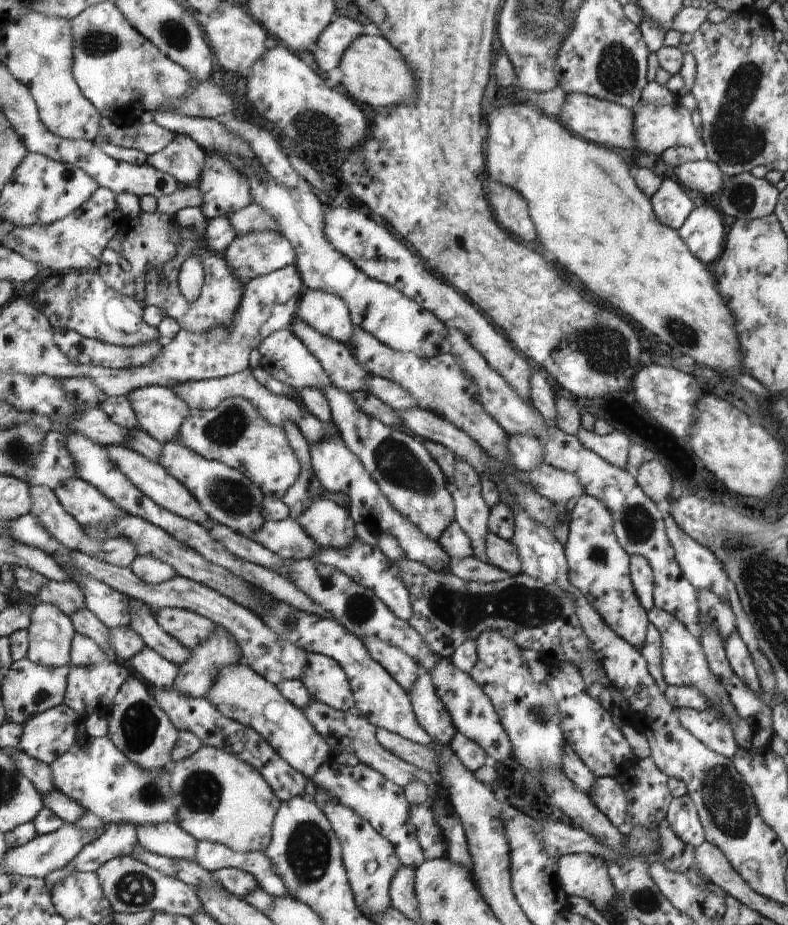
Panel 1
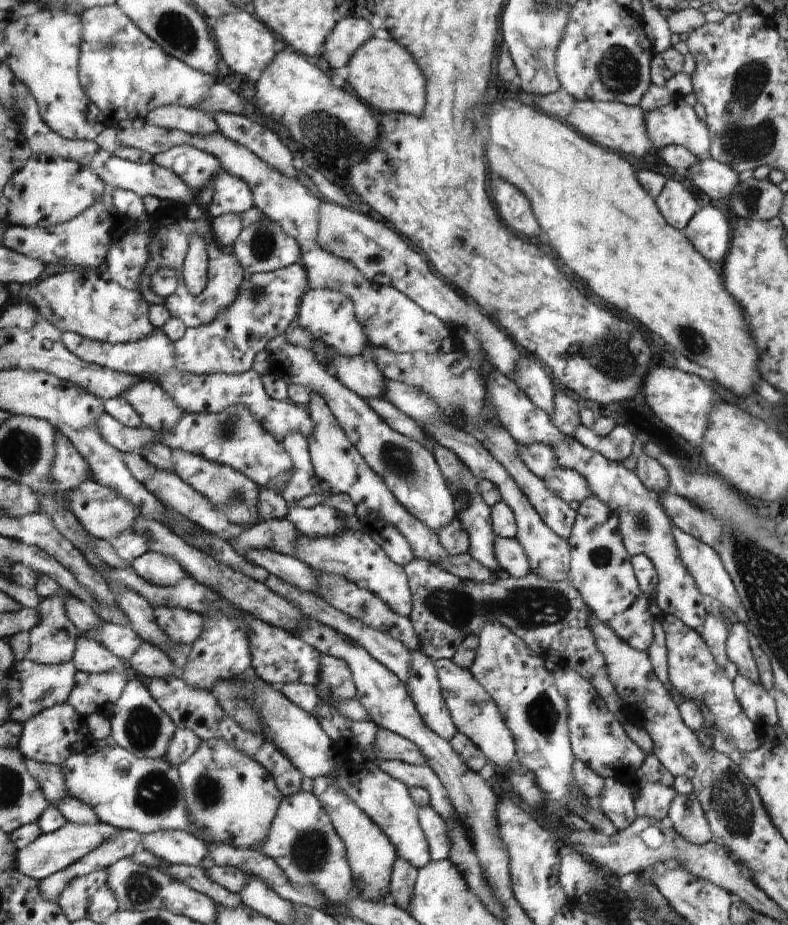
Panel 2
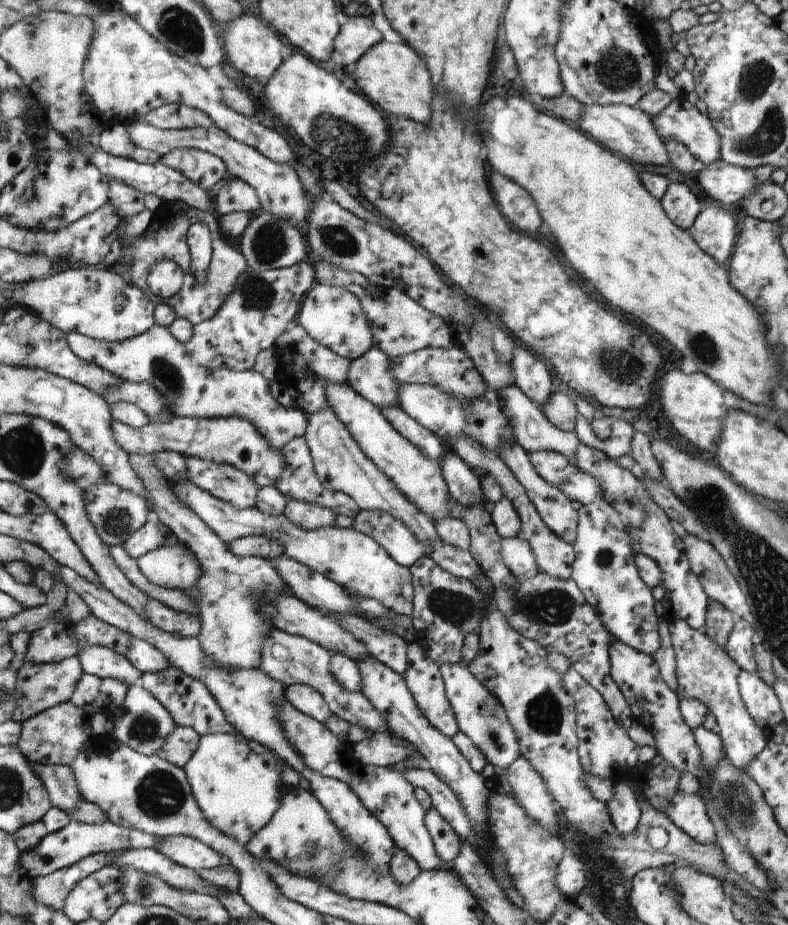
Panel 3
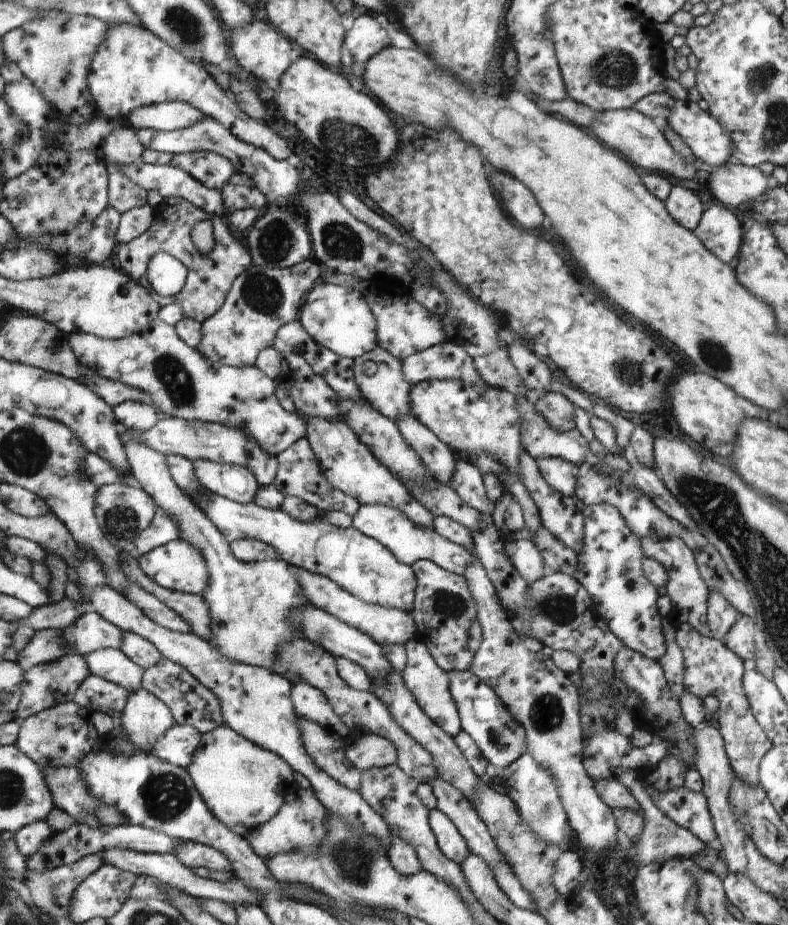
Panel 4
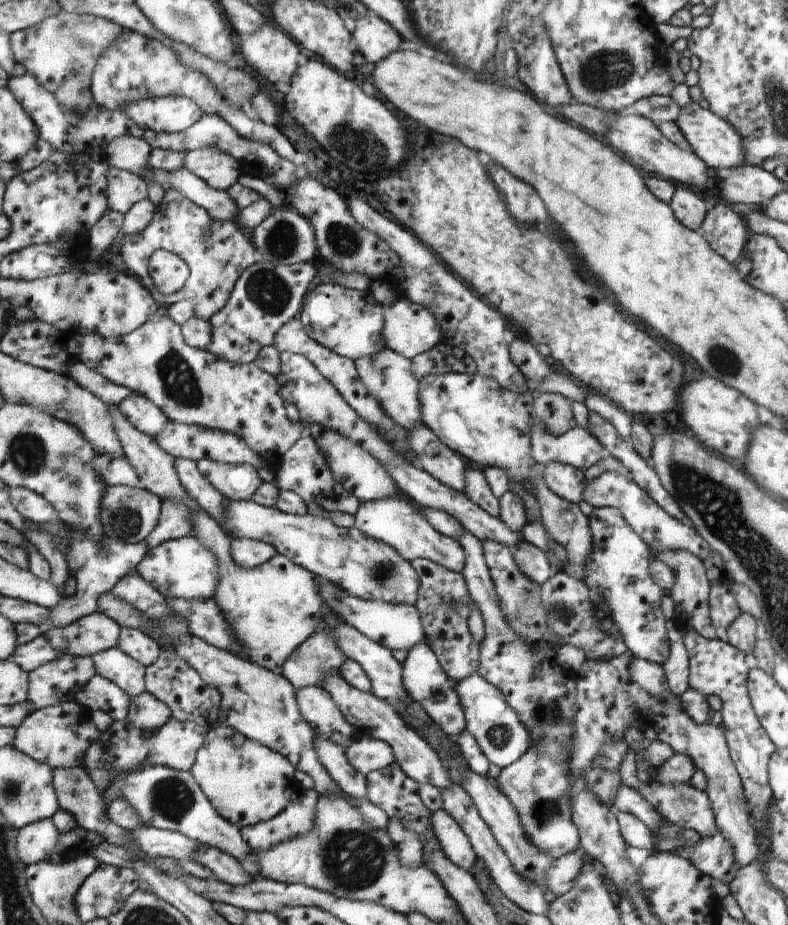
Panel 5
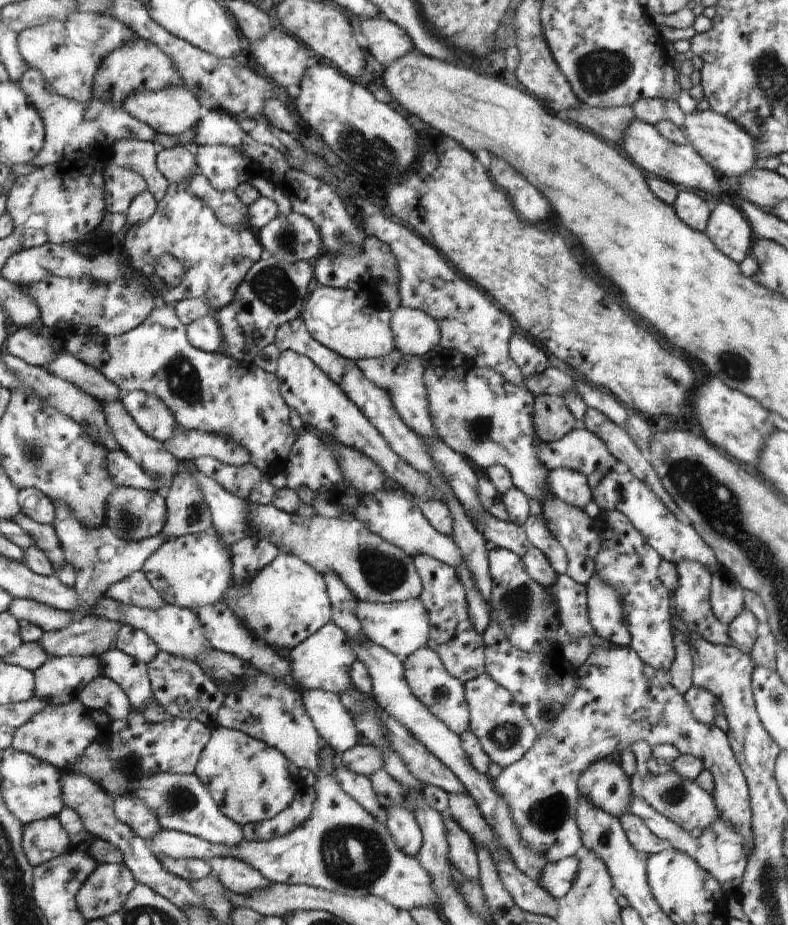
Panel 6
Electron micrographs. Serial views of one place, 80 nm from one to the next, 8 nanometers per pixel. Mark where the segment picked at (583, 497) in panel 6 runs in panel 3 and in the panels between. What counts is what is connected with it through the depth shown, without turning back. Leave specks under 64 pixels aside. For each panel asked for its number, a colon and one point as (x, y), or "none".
3: (553, 468)
4: (561, 476)
5: (566, 481)

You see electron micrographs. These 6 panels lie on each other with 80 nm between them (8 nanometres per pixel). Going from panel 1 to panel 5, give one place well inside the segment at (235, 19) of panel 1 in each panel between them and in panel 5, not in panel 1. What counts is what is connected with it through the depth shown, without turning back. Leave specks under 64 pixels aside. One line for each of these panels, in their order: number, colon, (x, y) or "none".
2: (248, 47)
3: (253, 47)
4: (258, 48)
5: (268, 50)

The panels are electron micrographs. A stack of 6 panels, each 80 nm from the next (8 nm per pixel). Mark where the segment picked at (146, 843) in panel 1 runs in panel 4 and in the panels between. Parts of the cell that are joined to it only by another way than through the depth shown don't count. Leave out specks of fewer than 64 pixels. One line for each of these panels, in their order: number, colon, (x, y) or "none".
2: (172, 846)
3: (188, 852)
4: (193, 855)

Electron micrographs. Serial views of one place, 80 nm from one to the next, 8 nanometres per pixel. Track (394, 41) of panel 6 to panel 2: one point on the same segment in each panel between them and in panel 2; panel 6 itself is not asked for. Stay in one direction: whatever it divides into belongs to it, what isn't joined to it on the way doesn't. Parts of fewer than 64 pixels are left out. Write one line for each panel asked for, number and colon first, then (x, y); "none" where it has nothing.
2: (351, 33)
3: (359, 35)
4: (365, 39)
5: (374, 38)

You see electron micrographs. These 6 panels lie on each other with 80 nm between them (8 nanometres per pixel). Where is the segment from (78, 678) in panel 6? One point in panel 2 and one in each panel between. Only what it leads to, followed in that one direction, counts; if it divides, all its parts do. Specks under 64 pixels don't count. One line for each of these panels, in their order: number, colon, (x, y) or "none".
2: (33, 687)
3: (40, 687)
4: (46, 685)
5: (57, 681)

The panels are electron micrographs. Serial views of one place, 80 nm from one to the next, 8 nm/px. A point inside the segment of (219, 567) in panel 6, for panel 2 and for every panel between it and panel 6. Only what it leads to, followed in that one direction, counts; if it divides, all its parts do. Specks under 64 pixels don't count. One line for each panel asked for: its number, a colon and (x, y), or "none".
2: (156, 568)
3: (172, 566)
4: (178, 566)
5: (184, 568)

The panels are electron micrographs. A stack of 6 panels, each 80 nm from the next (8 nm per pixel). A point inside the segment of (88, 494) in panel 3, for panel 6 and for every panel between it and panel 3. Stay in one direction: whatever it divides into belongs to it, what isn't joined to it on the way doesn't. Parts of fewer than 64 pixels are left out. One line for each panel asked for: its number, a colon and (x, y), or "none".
4: (123, 512)
5: (129, 514)
6: (133, 514)

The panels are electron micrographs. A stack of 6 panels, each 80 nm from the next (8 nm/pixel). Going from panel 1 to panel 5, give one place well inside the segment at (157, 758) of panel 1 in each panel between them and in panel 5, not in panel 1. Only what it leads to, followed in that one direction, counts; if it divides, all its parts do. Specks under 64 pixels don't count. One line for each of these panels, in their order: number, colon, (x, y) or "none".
2: (139, 725)
3: (143, 723)
4: (146, 718)
5: (147, 713)

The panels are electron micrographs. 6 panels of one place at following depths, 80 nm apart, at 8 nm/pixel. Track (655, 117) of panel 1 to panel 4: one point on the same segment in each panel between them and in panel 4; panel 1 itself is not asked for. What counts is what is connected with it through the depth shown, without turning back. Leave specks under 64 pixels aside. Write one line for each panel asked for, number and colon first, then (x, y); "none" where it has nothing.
2: (676, 123)
3: (681, 121)
4: (708, 141)

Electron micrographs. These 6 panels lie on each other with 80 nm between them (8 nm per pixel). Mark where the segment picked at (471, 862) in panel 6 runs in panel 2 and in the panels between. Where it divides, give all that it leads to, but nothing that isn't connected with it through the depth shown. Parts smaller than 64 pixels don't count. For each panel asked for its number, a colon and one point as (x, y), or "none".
2: (435, 829)
3: (447, 843)
4: (449, 841)
5: (455, 844)

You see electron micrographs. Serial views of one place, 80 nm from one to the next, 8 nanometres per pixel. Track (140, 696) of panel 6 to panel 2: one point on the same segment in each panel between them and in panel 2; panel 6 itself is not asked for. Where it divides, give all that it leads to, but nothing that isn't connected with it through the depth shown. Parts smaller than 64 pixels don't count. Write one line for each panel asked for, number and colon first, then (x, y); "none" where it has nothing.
2: (89, 657)
3: (98, 661)
4: (111, 664)
5: (129, 674)

